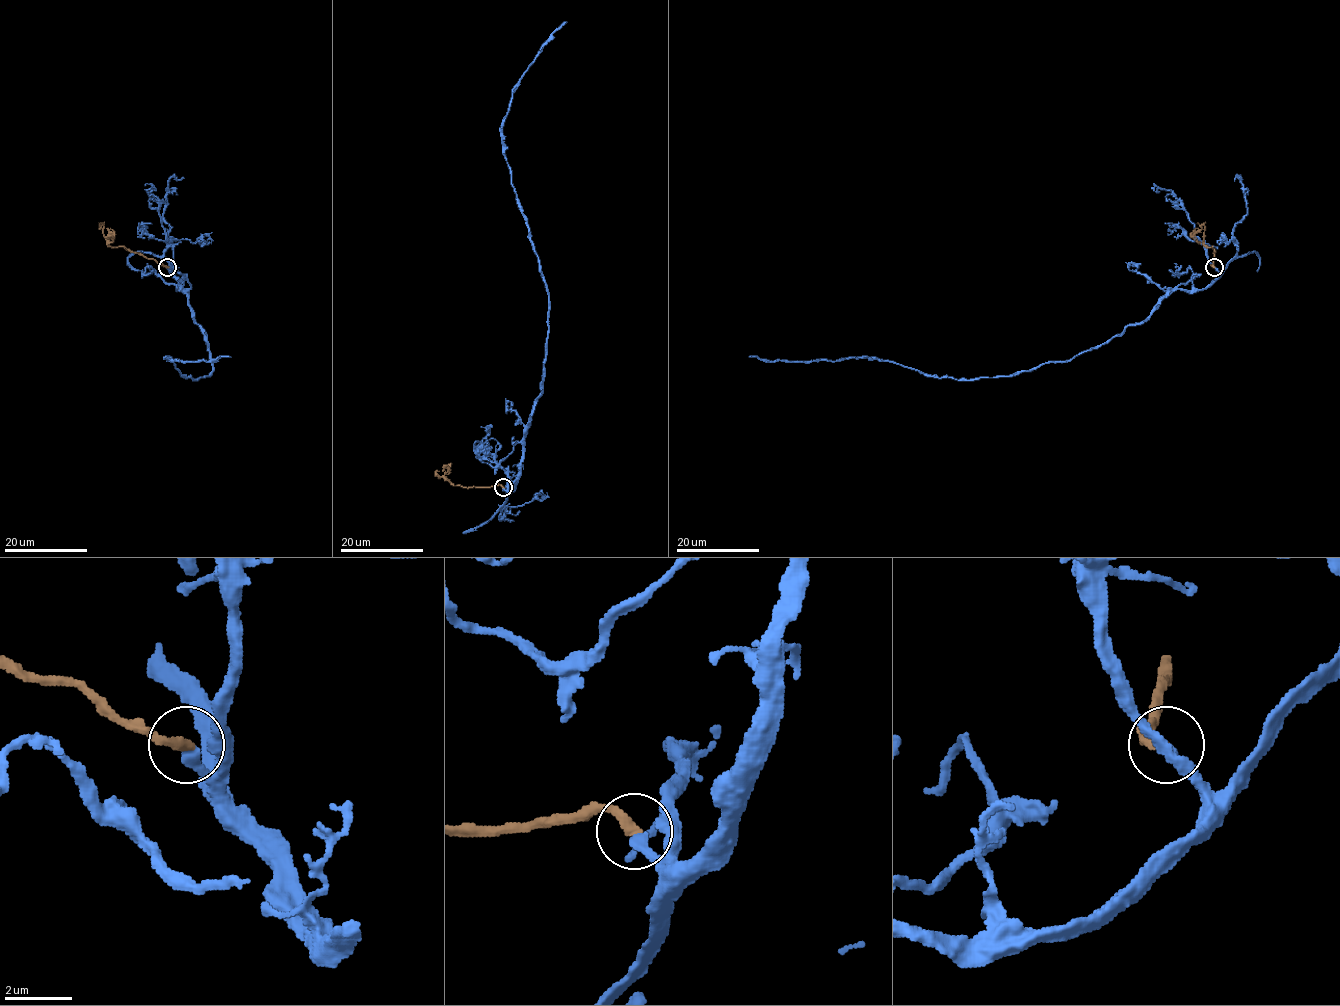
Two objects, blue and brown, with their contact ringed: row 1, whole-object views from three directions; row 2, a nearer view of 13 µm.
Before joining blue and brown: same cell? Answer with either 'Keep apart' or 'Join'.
Join

